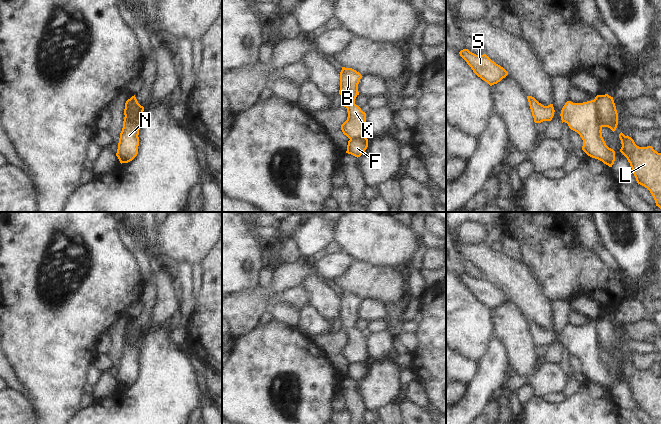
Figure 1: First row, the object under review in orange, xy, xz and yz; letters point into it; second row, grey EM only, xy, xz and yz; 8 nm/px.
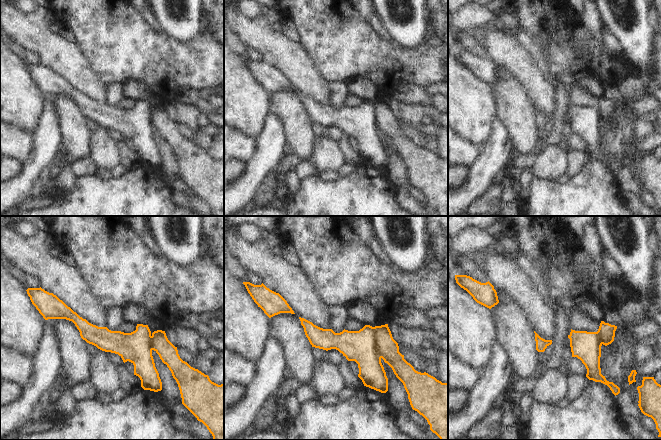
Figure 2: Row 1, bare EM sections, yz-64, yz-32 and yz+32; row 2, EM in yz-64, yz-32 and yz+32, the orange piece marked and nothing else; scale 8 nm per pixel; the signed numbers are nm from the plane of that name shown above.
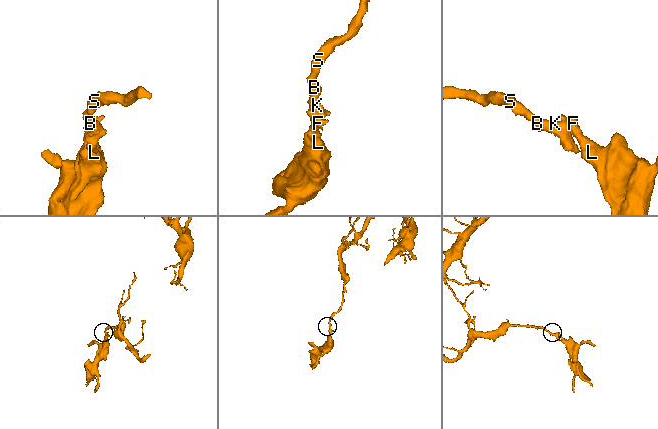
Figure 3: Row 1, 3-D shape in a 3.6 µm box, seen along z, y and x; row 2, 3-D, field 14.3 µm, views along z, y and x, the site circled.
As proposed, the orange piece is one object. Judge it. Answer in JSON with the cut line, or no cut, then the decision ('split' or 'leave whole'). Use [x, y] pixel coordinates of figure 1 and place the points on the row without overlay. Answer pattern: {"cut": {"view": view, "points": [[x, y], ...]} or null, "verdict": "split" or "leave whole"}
{"cut": {"view": "yz", "points": [[594, 323], [599, 346], [602, 350]]}, "verdict": "split"}

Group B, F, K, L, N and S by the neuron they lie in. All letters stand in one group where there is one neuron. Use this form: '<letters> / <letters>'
B K N S / F L

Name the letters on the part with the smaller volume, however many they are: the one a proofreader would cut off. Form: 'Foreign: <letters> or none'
Foreign: F, L

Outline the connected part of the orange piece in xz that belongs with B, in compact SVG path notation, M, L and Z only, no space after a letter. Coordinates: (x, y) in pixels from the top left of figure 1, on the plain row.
M342 291L340 296L340 314L342 322L341 329L347 332L347 344L341 349L341 354L350 364L366 362L369 358L366 337L355 328L359 319L358 308L362 299L352 292Z

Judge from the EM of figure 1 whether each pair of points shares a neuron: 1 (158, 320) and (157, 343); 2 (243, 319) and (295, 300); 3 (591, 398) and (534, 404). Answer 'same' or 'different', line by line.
1: different
2: same
3: same

